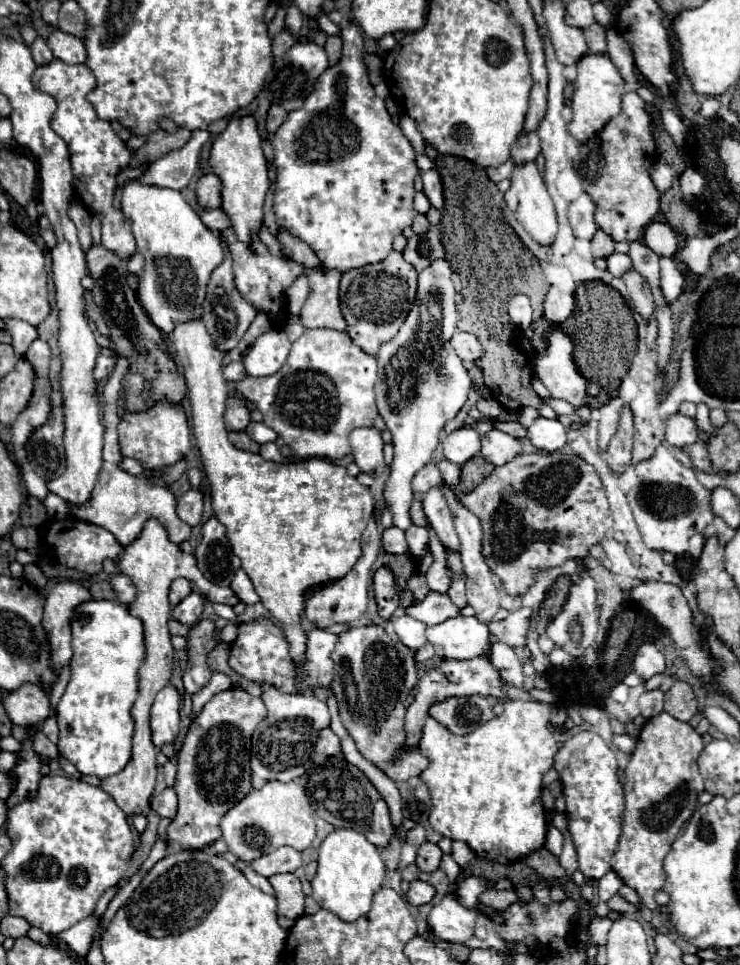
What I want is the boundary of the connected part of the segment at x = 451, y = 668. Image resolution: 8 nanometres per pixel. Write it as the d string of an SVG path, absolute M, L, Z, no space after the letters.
M474 657L474 659L468 659L468 661L446 659L436 669L430 669L428 673L424 673L420 677L420 681L418 681L416 699L406 711L406 719L404 719L406 741L404 741L404 745L408 749L418 747L420 735L422 735L422 725L426 721L430 705L434 705L434 703L438 703L438 701L442 701L446 697L466 697L466 695L486 695L486 697L502 697L502 695L506 695L504 681L500 679L498 671L494 669L494 665L488 659L484 659L484 657Z

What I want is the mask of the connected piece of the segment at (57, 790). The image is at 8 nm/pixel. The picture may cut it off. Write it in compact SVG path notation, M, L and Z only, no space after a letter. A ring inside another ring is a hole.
M66 775L42 777L38 795L8 813L8 835L12 839L12 849L2 859L2 867L6 871L10 915L24 917L32 927L40 927L50 935L62 933L90 917L100 895L122 879L134 853L132 829L126 813L122 813L114 799L102 791L102 787Z

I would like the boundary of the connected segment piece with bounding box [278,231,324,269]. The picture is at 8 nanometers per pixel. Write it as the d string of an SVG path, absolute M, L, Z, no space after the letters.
M288 231L278 233L278 243L284 251L284 255L292 261L298 261L304 269L324 269L322 261L316 257L316 253L298 237L292 237Z

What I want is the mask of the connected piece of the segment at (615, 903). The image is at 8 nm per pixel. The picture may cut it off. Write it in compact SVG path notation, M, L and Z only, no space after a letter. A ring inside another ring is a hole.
M614 895L614 897L608 901L608 907L610 907L612 911L620 911L622 915L626 915L626 913L636 913L636 911L638 911L636 905L628 903L628 901L622 899L620 895Z

